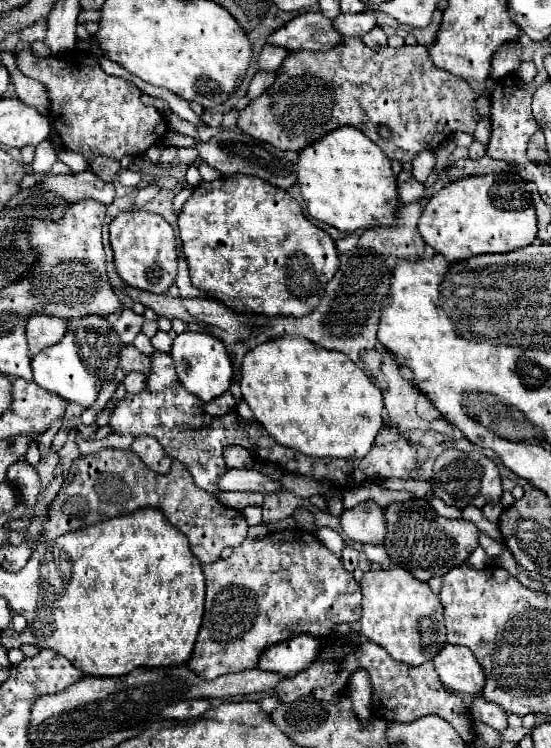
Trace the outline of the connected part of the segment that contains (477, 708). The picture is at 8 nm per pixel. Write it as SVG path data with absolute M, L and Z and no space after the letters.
M475 696L471 702L471 716L473 720L481 720L489 726L493 726L497 732L503 732L507 728L507 718L505 718L505 710L489 700L485 700L483 696Z

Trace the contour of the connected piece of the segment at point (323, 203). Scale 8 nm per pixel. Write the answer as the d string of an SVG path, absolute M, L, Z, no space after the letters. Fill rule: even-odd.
M337 128L329 132L329 136L323 136L321 140L317 140L317 144L309 144L309 148L303 148L301 152L297 152L295 172L297 172L297 184L301 188L303 200L313 218L329 226L335 226L337 230L347 234L359 228L393 224L393 214L397 210L397 180L395 180L395 174L391 172L391 162L381 152L381 148L373 144L361 130Z

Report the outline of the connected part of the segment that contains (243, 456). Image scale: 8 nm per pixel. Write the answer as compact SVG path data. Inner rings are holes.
M235 444L227 446L225 452L223 452L223 456L225 456L227 468L247 468L247 464L251 462L249 450L243 448L243 446L235 446Z

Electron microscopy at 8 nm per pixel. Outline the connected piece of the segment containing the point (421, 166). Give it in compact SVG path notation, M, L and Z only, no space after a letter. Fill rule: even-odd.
M419 152L413 160L411 160L411 166L413 166L413 176L421 182L427 180L427 176L433 172L433 166L435 166L435 158L433 158L433 152Z

